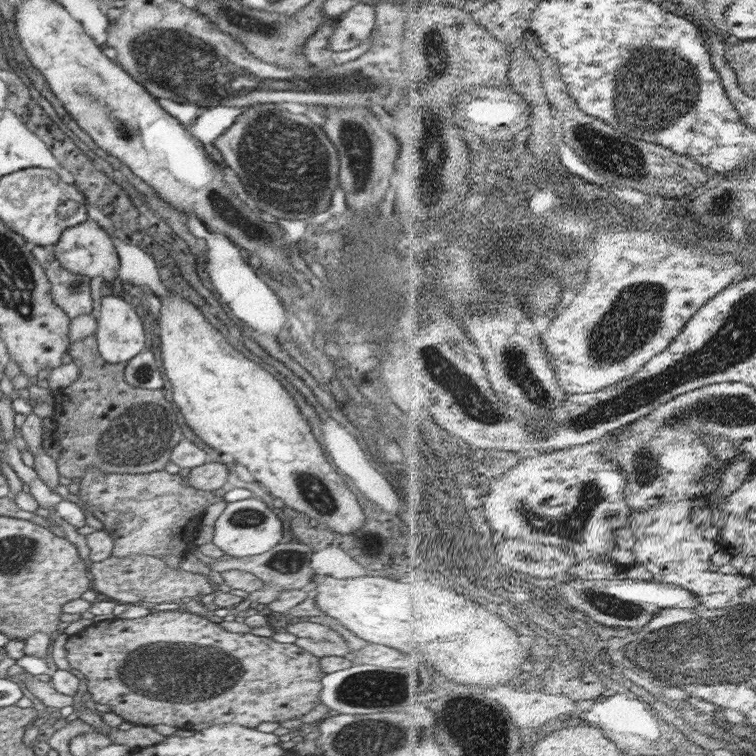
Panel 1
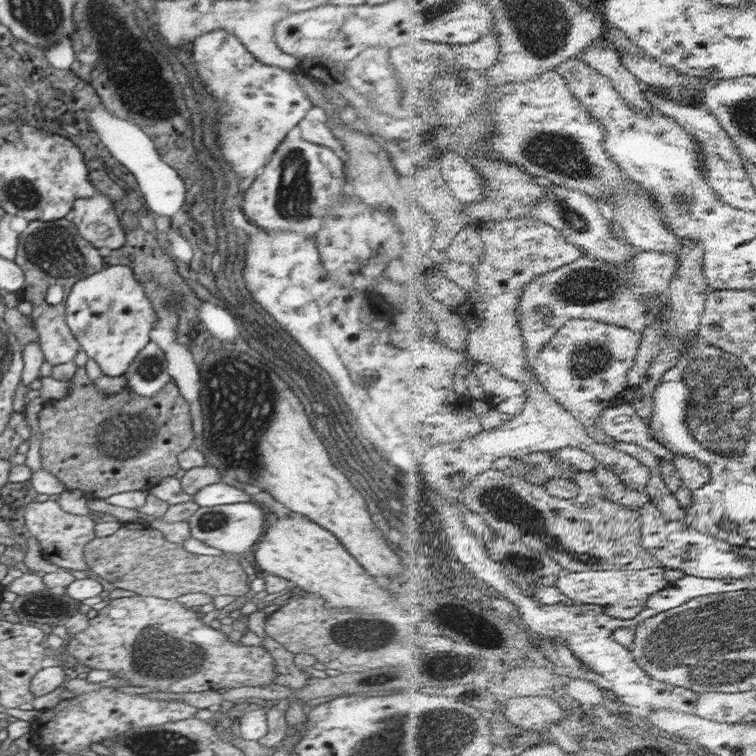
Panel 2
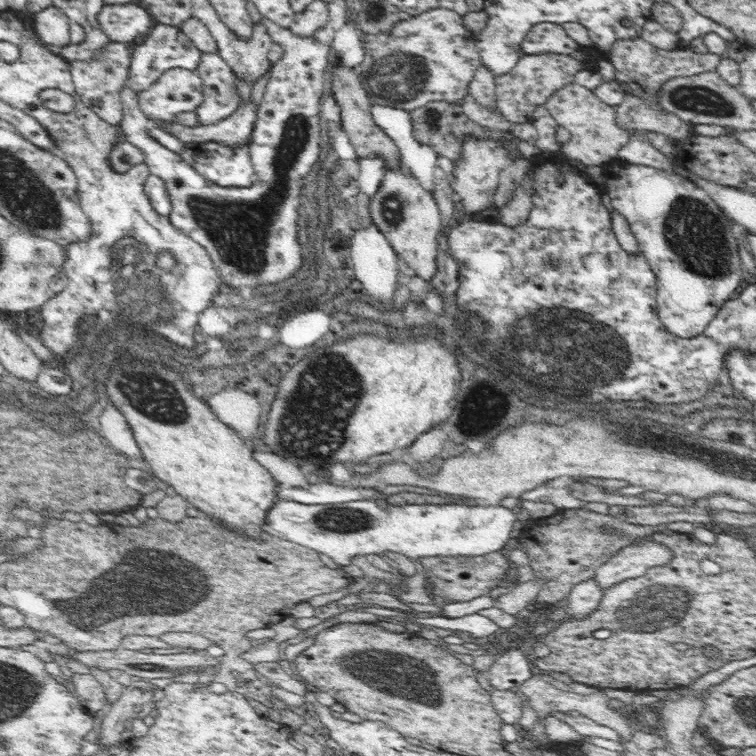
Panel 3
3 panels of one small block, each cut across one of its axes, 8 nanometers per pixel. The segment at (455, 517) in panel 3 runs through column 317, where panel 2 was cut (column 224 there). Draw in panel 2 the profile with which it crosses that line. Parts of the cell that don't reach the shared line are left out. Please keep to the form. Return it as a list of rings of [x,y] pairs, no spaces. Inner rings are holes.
[[[248,501],[218,506],[200,507],[189,519],[191,536],[222,550],[225,554],[245,554],[250,547],[261,540],[264,534],[264,512],[260,506]]]

